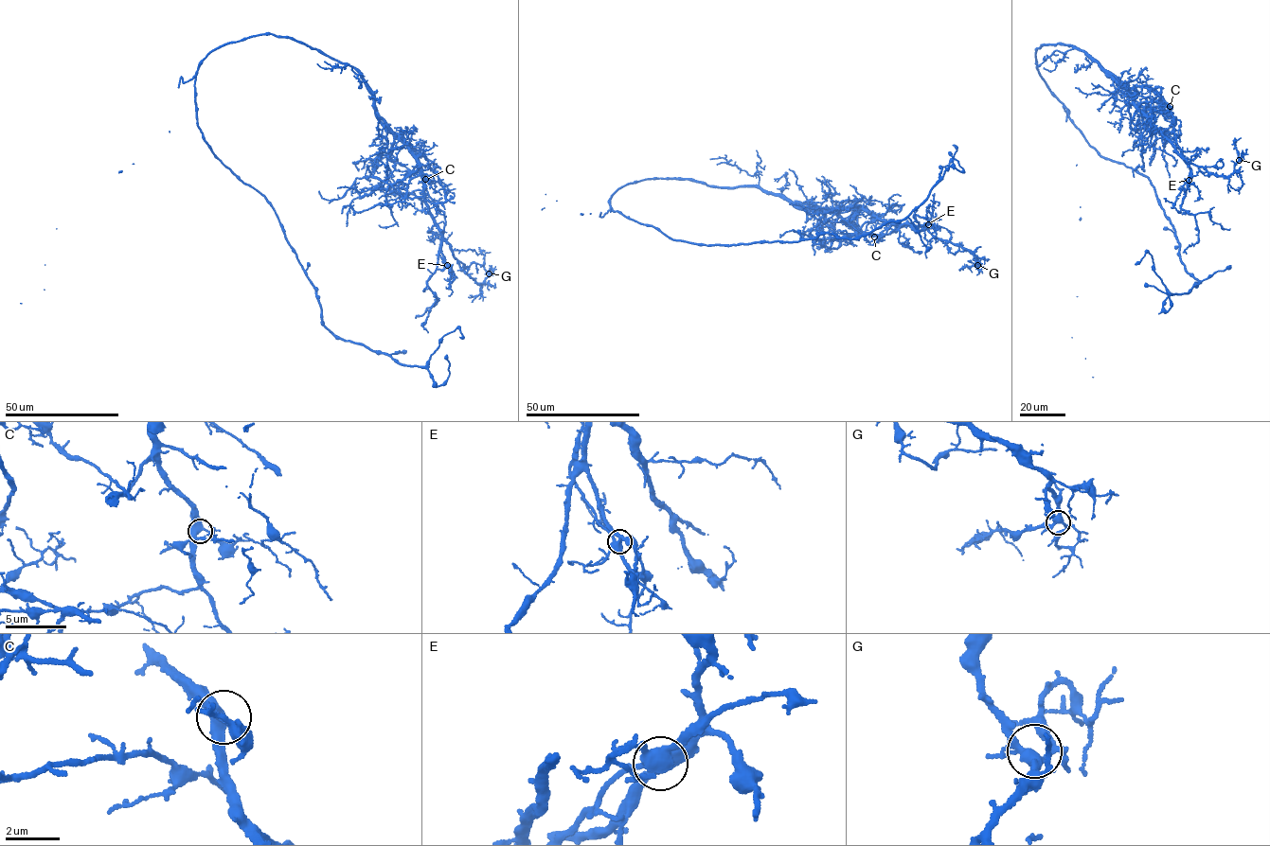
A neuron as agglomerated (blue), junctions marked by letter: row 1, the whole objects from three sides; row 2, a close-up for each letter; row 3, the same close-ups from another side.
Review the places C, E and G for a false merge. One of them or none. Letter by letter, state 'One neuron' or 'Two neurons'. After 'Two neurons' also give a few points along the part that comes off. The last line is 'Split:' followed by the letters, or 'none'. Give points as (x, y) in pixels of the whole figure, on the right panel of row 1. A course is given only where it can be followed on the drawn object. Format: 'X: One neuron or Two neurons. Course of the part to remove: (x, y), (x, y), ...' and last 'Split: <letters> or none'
C: One neuron
E: Two neurons. Course of the part to remove: (1189, 180), (1171, 106), (1145, 87), (1127, 88), (1173, 122), (1168, 140), (1156, 139), (1153, 149)
G: One neuron
Split: E

